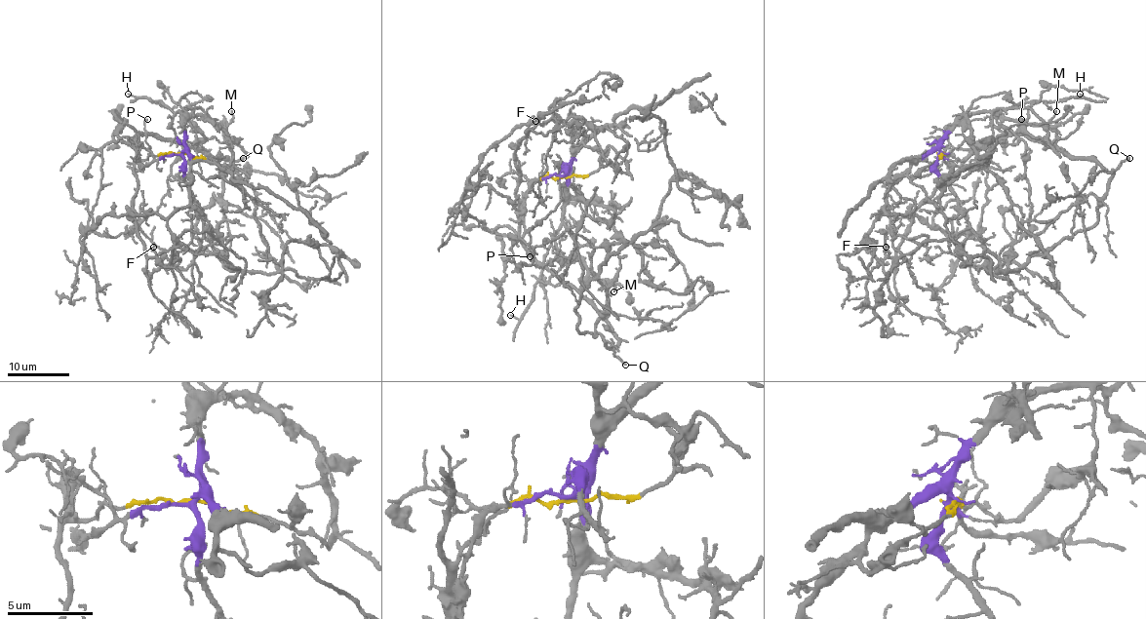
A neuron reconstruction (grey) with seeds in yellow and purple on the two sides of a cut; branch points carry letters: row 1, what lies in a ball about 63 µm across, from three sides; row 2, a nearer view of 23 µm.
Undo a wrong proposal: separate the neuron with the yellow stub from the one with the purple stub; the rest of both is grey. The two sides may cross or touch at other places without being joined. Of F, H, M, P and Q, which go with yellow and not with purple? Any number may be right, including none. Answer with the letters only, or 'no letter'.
F, P, Q

